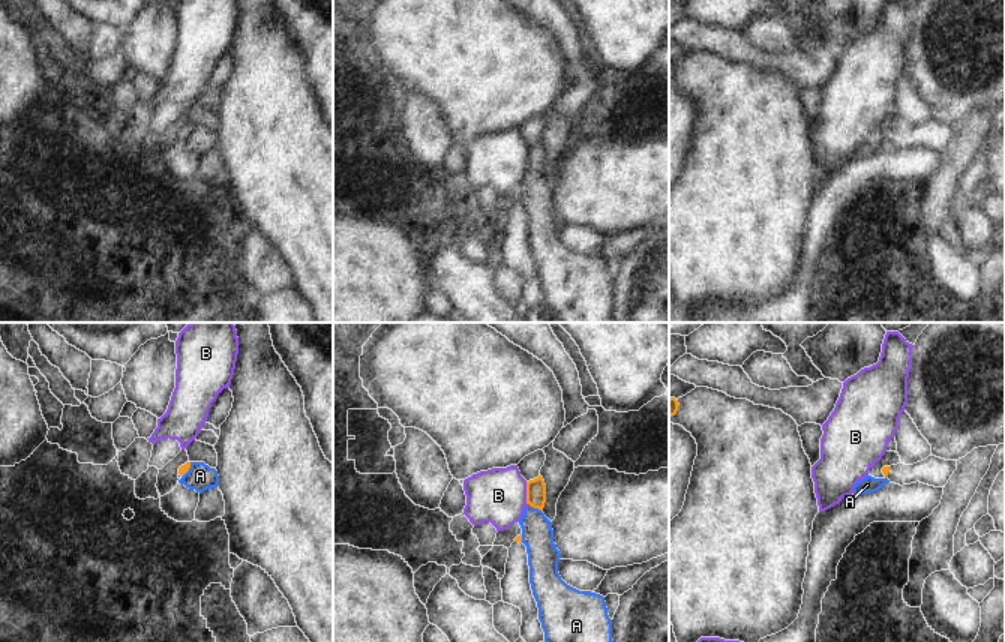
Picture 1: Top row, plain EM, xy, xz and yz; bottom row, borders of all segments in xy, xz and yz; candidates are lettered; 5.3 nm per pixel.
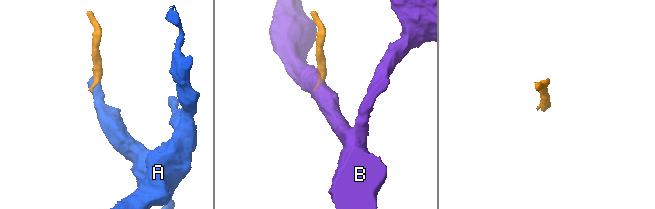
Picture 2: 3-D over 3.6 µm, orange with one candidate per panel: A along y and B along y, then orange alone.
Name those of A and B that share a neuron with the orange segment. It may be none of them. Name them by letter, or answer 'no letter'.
no letter

